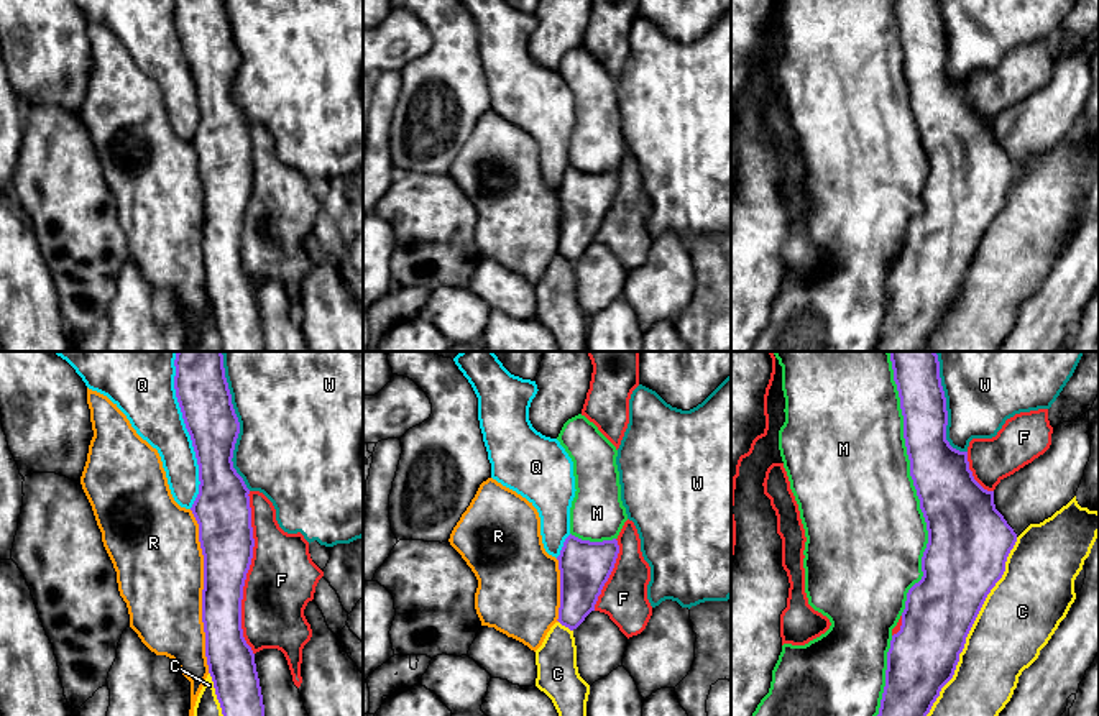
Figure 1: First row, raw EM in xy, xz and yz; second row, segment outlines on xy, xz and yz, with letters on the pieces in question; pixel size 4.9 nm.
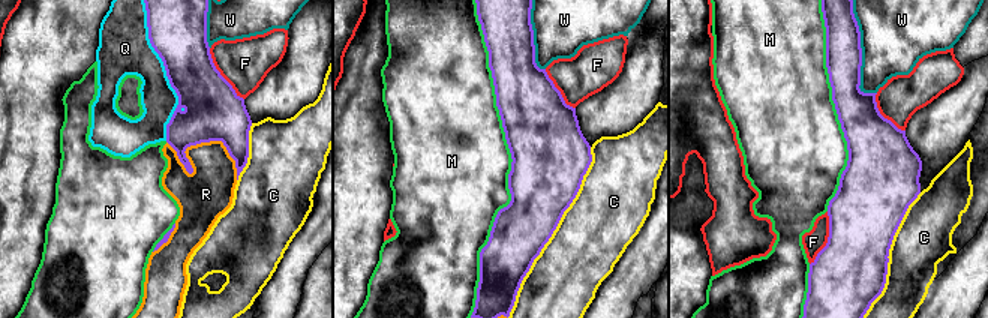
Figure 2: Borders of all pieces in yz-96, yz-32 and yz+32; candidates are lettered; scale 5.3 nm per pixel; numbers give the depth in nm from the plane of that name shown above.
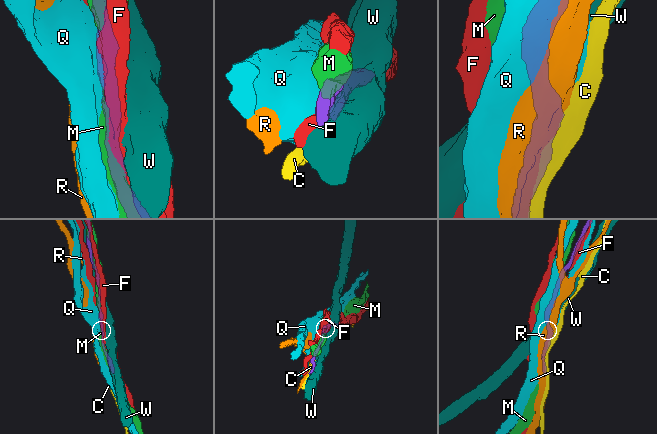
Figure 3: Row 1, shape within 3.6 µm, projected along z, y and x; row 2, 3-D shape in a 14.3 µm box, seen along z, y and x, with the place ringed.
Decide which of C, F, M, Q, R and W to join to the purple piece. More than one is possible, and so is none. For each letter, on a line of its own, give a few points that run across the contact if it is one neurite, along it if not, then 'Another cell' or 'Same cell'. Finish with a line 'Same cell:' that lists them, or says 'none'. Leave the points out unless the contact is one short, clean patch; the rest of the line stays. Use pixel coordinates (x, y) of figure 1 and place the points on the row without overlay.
C: Another cell
F: Another cell
M: Same cell
Q: Another cell
R: Another cell
W: Another cell
Same cell: M

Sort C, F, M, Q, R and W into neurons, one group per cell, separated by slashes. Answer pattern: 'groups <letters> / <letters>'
groups C / F / M / Q / R / W

